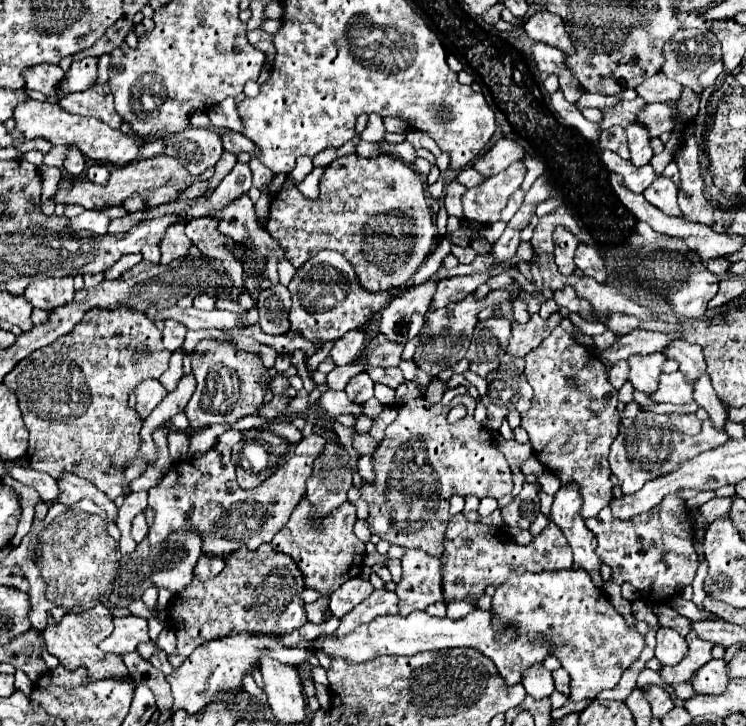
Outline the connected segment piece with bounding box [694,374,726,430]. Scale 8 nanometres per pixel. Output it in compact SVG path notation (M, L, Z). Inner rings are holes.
M702 374L702 378L698 378L698 382L694 384L694 400L700 404L700 408L704 408L710 414L714 426L718 430L722 430L724 428L724 420L726 420L726 412L724 412L722 402L714 394L714 388L710 384L710 376L708 374Z

